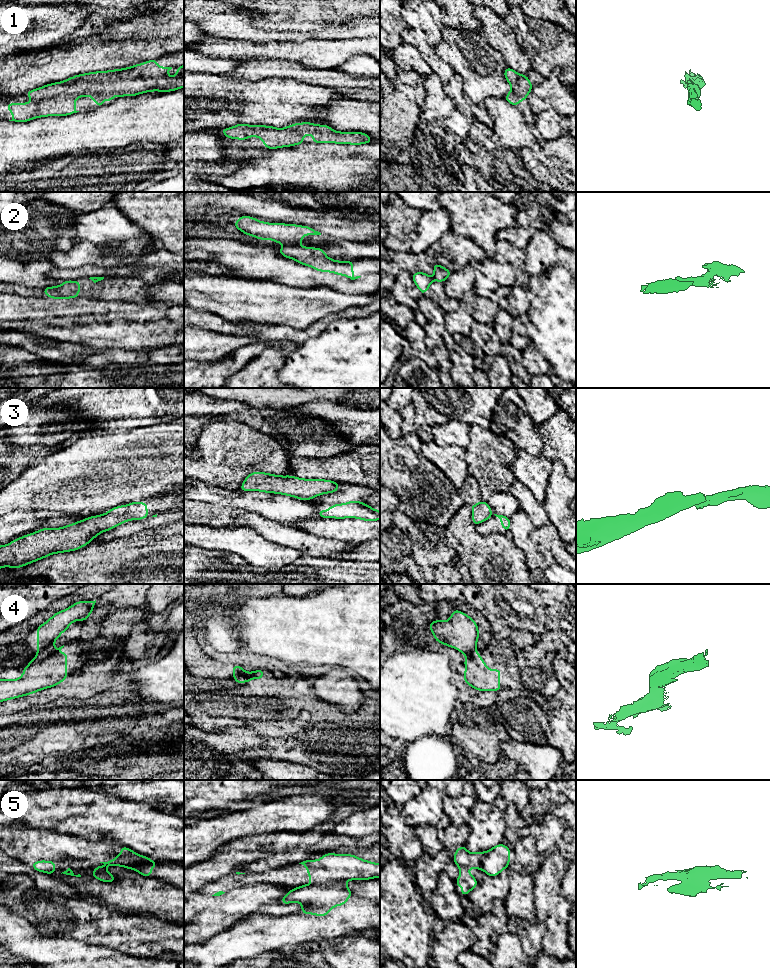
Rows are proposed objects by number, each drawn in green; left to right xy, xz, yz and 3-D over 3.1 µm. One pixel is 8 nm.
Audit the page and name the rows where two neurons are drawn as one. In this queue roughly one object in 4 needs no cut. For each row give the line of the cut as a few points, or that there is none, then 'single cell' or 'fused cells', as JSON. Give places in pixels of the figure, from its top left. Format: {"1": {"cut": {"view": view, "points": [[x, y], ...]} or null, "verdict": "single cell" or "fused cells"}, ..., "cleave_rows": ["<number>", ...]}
{"1": {"cut": null, "verdict": "single cell"}, "2": {"cut": {"view": "xz", "points": [[287, 243], [297, 244]]}, "verdict": "fused cells"}, "3": {"cut": {"view": "yz", "points": [[489, 515], [485, 519]]}, "verdict": "fused cells"}, "4": {"cut": {"view": "xy", "points": [[53, 648], [38, 654]]}, "verdict": "fused cells"}, "5": {"cut": {"view": "xz", "points": [[343, 880], [314, 882], [311, 884]]}, "verdict": "fused cells"}, "cleave_rows": ["2", "3", "4", "5"]}

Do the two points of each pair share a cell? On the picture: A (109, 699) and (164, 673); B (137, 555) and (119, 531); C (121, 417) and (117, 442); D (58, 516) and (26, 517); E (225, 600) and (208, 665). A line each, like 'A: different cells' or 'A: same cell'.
A: different cells
B: different cells
C: different cells
D: same cell
E: same cell

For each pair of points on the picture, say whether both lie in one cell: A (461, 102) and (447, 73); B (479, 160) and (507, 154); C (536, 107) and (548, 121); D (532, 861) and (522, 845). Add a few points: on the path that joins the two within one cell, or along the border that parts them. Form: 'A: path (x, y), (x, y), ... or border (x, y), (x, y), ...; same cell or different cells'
A: border (455, 73), (444, 84); different cells
B: path (486, 161), (500, 161); same cell
C: border (535, 114), (545, 110), (554, 110), (561, 117); different cells
D: path (528, 857), (525, 849); same cell

